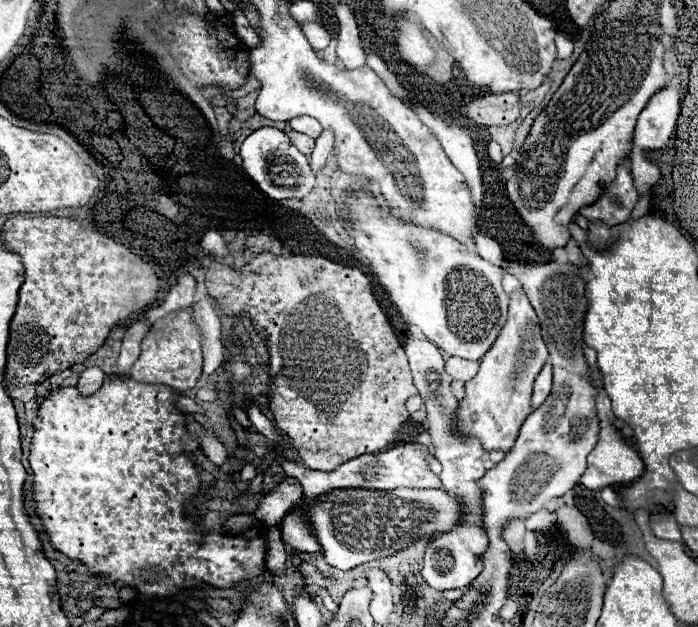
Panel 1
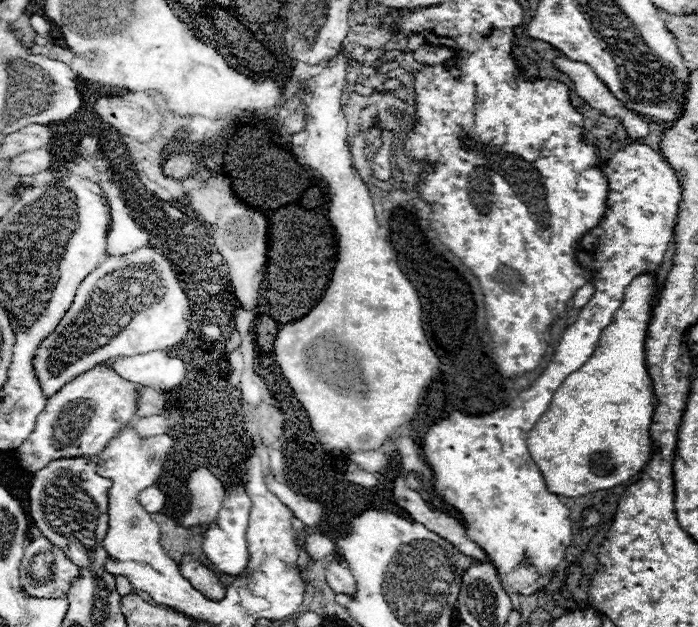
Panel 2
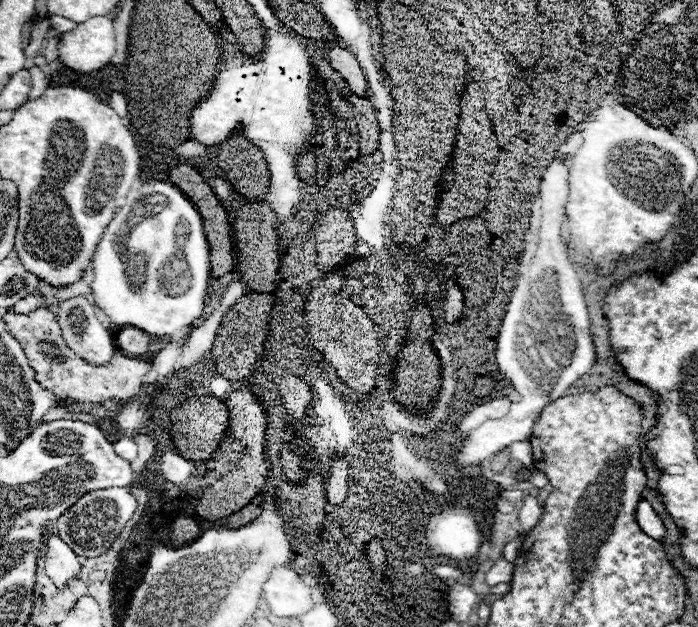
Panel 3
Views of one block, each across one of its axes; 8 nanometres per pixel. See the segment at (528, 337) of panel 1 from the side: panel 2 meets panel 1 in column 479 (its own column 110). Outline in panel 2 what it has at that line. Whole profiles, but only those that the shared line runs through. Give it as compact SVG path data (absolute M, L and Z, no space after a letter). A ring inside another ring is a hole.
M96 366L70 380L62 390L58 390L58 394L48 398L46 408L36 418L34 432L18 448L18 462L30 472L36 472L58 458L94 458L122 426L132 422L136 412L136 390L138 384L126 382L106 366Z

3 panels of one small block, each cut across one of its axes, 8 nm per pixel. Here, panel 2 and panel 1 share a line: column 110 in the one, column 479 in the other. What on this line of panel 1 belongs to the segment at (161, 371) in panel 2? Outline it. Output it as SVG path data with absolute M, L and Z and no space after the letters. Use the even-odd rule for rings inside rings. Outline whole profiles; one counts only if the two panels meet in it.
M450 356L446 360L446 372L456 378L456 380L462 380L462 382L468 382L470 378L476 376L480 368L480 362L472 362L472 360L462 360L458 356Z

